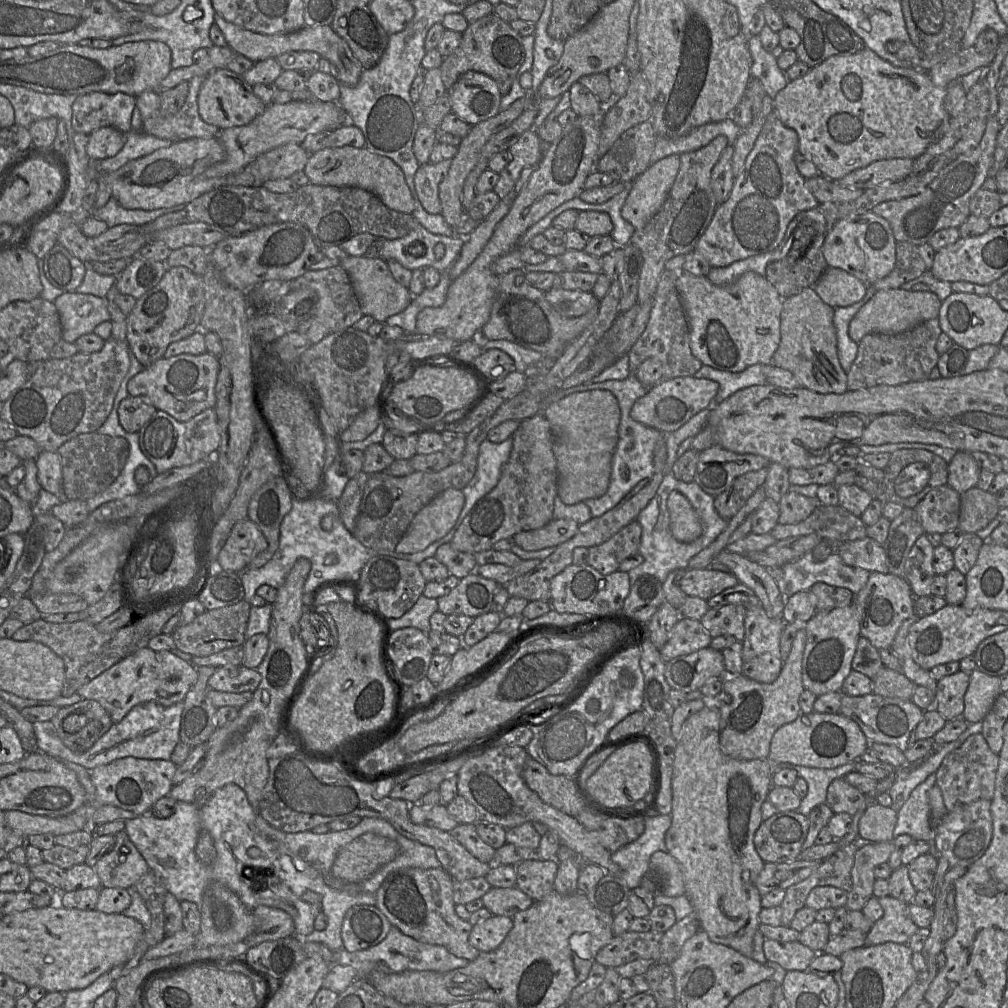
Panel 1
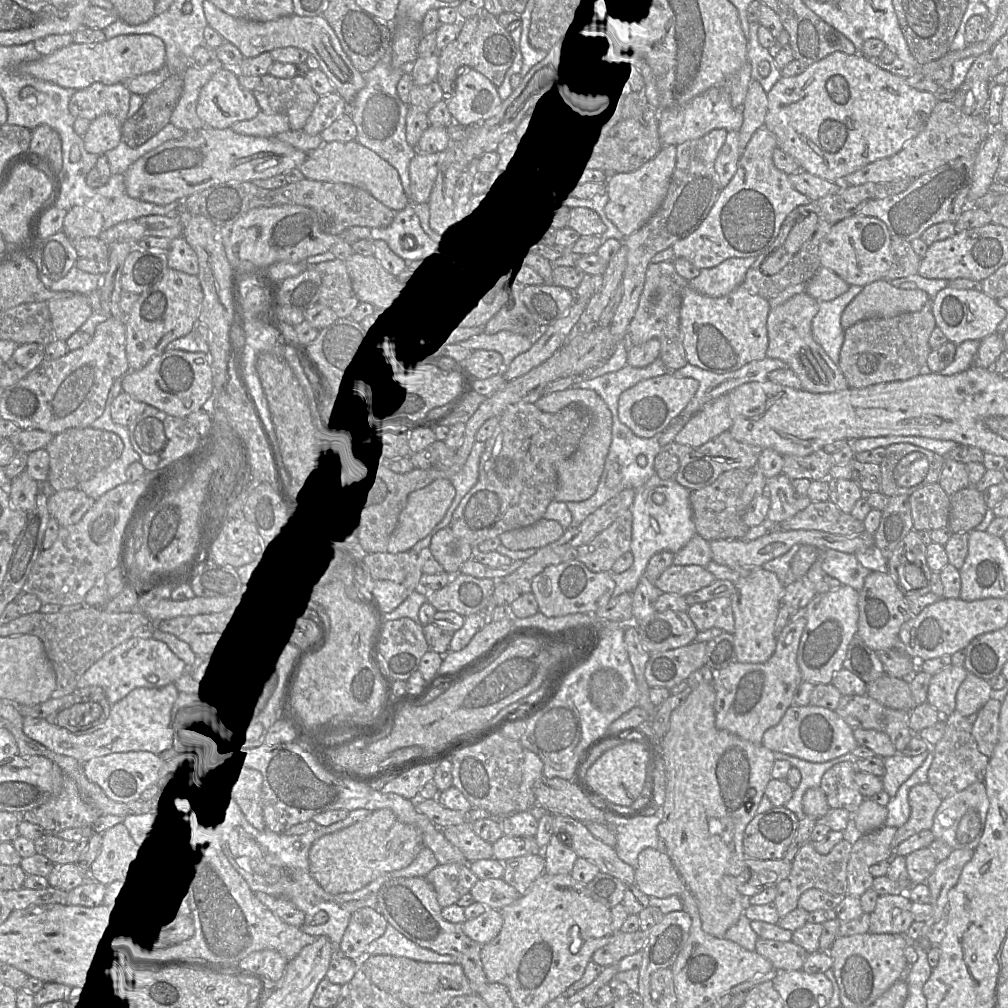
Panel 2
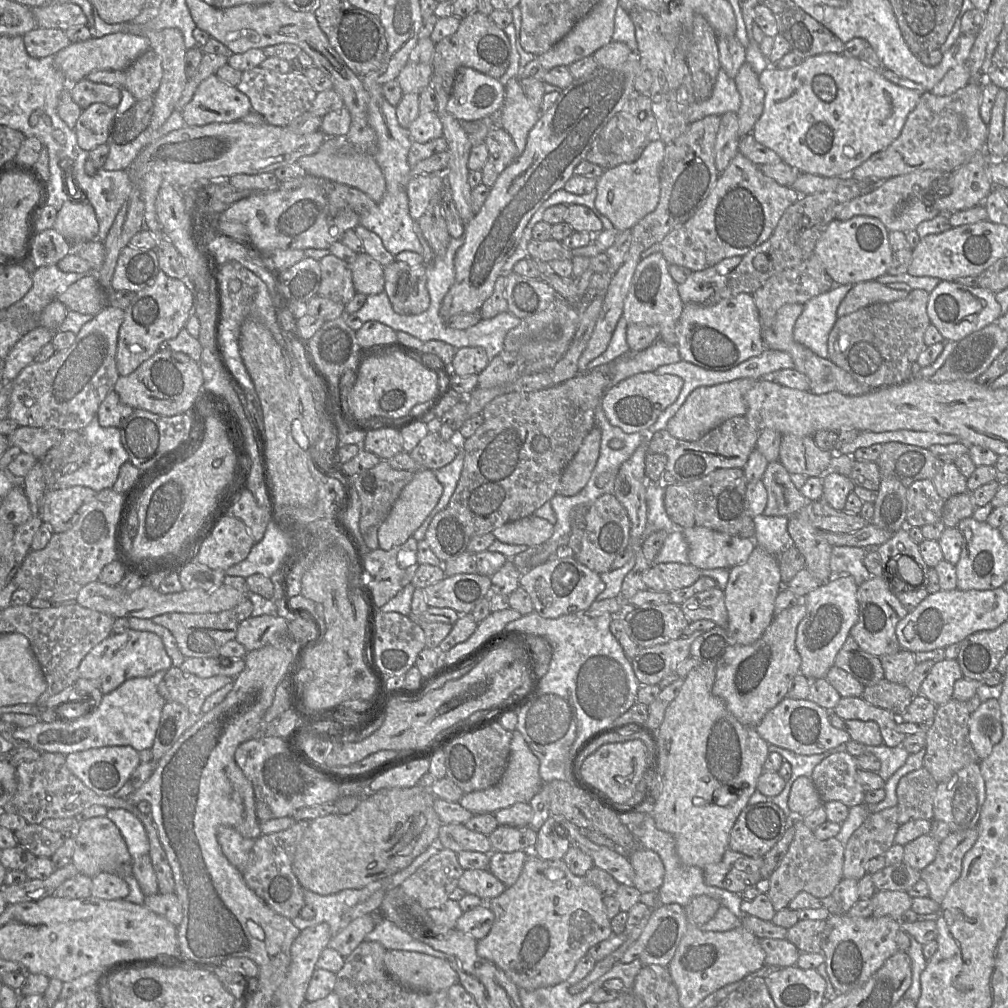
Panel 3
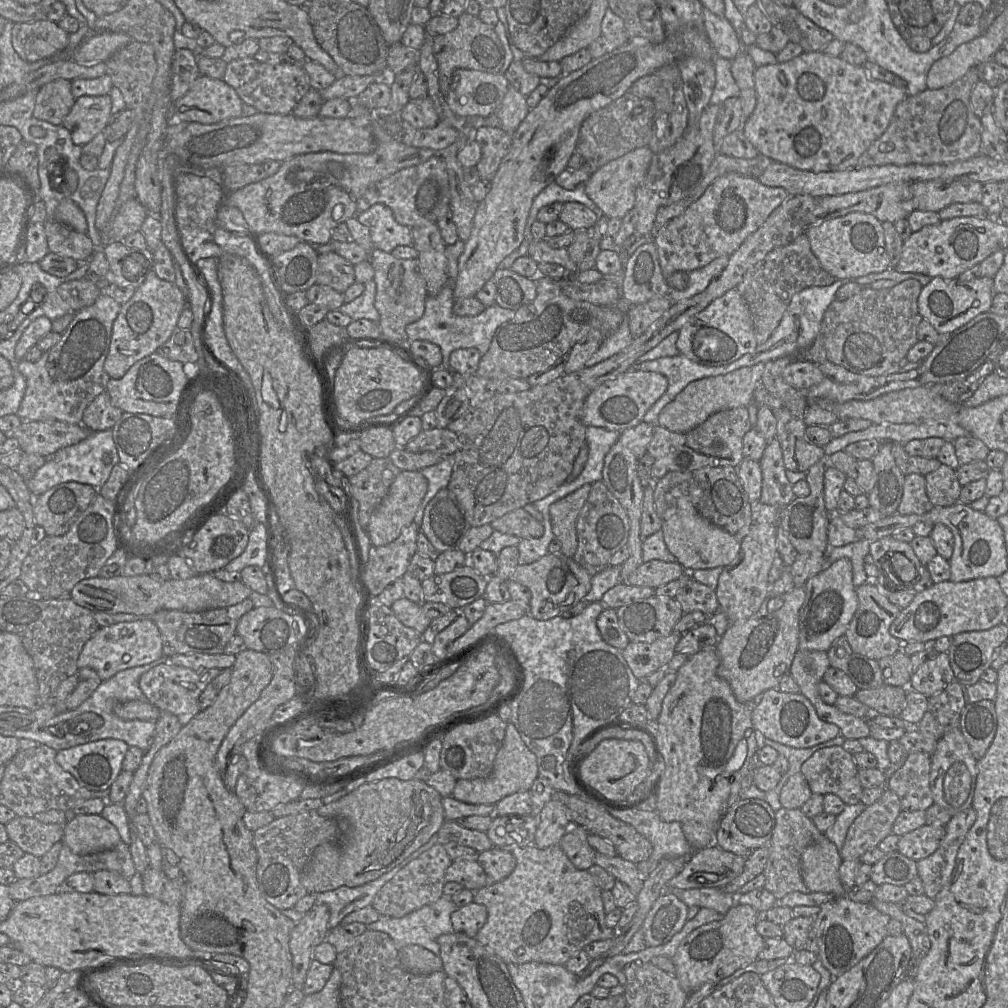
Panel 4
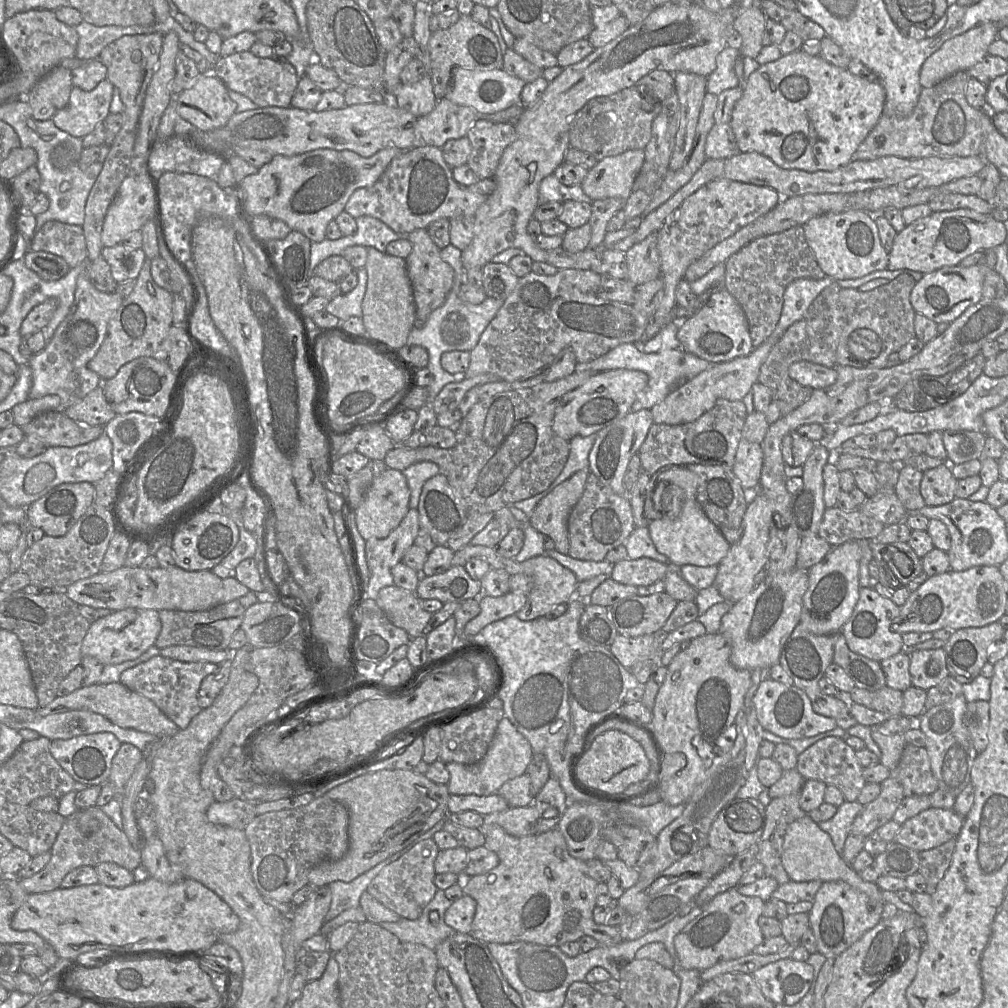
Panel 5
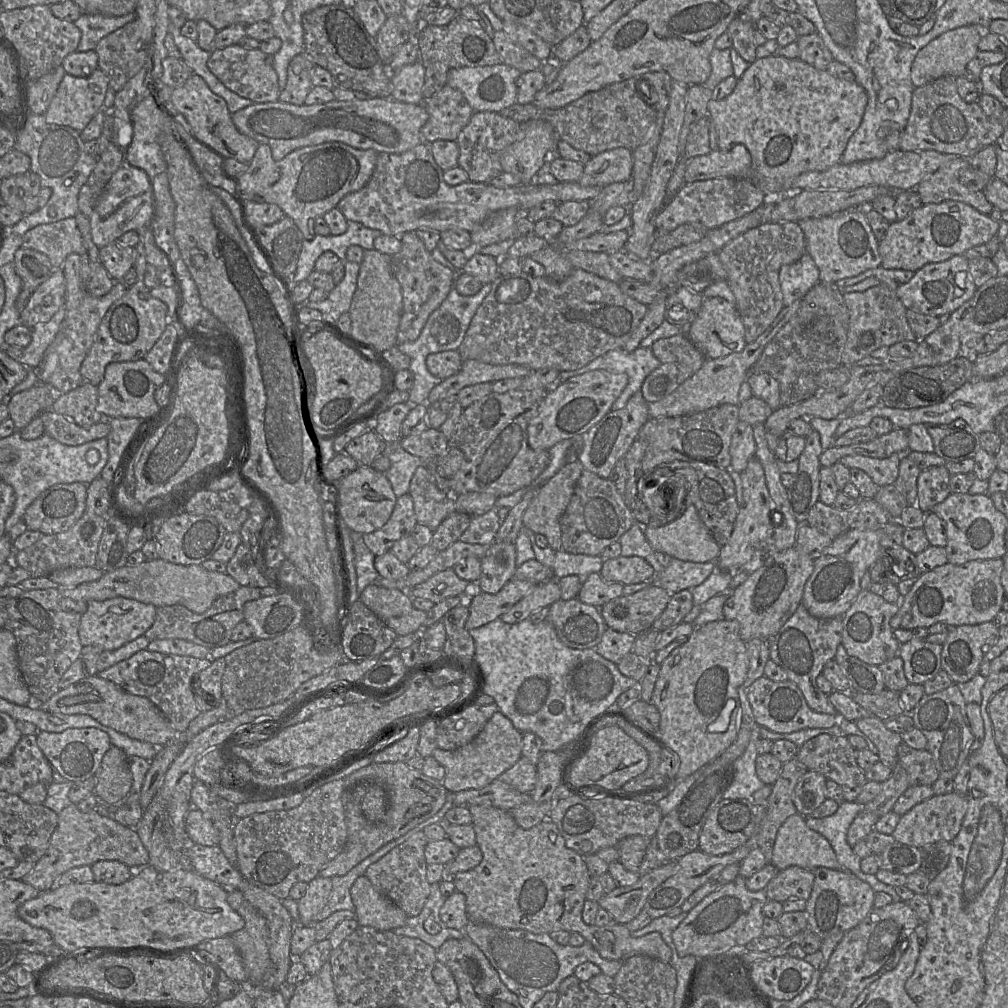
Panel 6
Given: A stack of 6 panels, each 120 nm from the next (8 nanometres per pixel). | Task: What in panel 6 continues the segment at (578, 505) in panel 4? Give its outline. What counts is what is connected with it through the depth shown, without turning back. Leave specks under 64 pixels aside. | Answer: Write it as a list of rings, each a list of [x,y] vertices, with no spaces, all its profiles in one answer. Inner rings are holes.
[[[570,459],[559,471],[542,485],[523,513],[523,526],[547,538],[555,551],[562,550],[560,519],[573,495],[575,485],[585,468],[578,459]]]

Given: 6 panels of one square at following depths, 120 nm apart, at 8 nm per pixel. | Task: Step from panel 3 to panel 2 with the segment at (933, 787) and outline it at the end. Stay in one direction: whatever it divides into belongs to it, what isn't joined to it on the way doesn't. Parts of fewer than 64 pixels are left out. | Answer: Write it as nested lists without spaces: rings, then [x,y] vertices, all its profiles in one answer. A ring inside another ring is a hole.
[[[929,783],[913,786],[908,795],[910,817],[908,821],[897,828],[892,840],[893,856],[900,843],[923,830],[931,830],[935,814],[942,800]]]

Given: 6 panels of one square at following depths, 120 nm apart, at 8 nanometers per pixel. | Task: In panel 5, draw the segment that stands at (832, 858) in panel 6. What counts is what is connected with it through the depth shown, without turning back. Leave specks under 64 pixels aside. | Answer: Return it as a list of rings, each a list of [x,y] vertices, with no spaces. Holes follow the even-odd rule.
[[[806,814],[802,818],[792,822],[785,832],[782,854],[782,864],[791,880],[795,882],[807,882],[812,880],[842,881],[853,888],[865,893],[871,899],[887,903],[882,897],[882,891],[874,882],[863,880],[853,868],[847,864],[836,851],[832,838],[823,831],[819,825]]]

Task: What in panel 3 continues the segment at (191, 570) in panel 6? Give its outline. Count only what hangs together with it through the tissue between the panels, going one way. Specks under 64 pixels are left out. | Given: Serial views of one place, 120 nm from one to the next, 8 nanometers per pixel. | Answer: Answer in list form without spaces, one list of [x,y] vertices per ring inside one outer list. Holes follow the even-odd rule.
[[[99,580],[82,587],[76,598],[76,603],[84,608],[105,613],[114,618],[152,619],[167,613],[204,614],[219,613],[230,610],[243,602],[247,597],[242,592],[228,585],[222,585],[215,590],[203,589],[183,590],[177,593],[162,594],[158,590],[143,585],[139,589],[127,592],[119,585],[109,586]]]

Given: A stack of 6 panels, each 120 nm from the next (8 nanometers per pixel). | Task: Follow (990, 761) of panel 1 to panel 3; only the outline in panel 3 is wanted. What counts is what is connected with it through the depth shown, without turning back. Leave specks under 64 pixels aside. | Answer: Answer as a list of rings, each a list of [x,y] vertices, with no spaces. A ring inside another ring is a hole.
[[[954,698],[936,708],[934,719],[925,733],[924,767],[938,783],[948,781],[959,770],[972,763],[979,764],[981,761],[969,738],[969,718],[966,702]]]

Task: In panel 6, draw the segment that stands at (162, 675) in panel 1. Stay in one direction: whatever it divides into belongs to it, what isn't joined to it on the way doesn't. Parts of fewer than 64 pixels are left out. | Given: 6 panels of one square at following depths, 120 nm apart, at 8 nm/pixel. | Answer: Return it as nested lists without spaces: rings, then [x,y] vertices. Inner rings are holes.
[[[115,597],[87,602],[87,611],[81,615],[79,638],[82,646],[99,646],[103,650],[116,650],[145,635],[156,618],[157,607],[134,599]]]

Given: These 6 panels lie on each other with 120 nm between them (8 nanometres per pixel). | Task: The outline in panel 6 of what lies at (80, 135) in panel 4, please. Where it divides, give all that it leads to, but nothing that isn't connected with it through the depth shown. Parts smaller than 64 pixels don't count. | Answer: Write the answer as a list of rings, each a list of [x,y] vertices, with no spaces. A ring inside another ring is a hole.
[[[100,68],[88,77],[76,77],[66,73],[44,114],[46,122],[82,131],[94,115],[103,109],[108,88],[108,78]]]

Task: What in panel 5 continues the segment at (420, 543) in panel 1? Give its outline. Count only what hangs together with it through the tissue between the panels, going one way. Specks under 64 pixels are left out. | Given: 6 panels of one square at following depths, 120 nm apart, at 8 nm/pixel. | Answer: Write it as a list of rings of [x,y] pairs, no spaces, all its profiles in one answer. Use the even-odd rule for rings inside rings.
[[[387,468],[378,475],[361,504],[355,509],[356,527],[364,540],[386,538],[403,520],[409,510],[410,491],[406,477],[399,470]]]

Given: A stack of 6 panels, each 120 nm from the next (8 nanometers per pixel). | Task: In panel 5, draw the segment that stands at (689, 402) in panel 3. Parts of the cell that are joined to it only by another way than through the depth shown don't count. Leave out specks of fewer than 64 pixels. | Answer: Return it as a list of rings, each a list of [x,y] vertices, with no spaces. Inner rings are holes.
[[[769,336],[759,346],[754,347],[748,355],[715,363],[692,379],[681,382],[651,408],[654,423],[676,425],[692,422],[710,410],[719,400],[742,400],[747,393],[751,392],[753,384],[758,381],[760,367],[777,341]]]

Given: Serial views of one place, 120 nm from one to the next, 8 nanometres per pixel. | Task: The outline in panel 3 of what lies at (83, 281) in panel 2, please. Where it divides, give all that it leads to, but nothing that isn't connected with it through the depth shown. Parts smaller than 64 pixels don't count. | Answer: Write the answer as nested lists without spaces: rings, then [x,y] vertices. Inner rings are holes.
[[[57,265],[42,266],[31,274],[31,289],[20,300],[34,317],[40,318],[43,309],[71,284],[90,273],[63,272]]]

